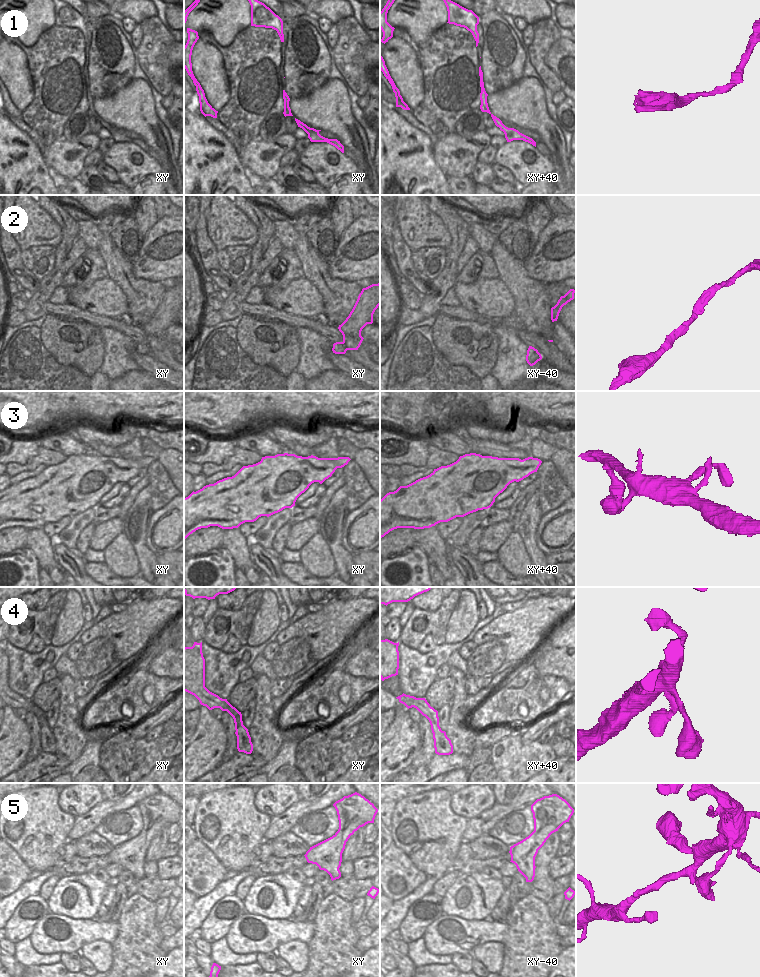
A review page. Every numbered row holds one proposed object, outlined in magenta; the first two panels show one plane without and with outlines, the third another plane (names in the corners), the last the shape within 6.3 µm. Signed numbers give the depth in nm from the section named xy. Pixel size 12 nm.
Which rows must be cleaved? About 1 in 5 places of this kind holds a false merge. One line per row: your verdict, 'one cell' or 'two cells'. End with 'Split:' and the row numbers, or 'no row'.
1: two cells
2: one cell
3: one cell
4: two cells
5: one cell
Split: 1, 4

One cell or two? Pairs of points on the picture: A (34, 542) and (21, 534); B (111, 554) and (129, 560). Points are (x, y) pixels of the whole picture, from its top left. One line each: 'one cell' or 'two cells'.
A: two cells
B: one cell

